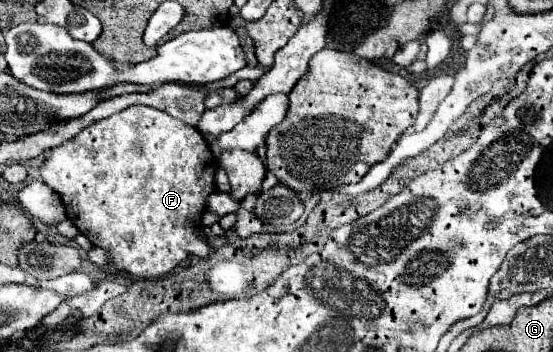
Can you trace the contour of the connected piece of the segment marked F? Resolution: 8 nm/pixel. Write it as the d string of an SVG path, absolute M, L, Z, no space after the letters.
M130 106L94 122L76 138L48 152L40 172L44 182L60 194L68 220L92 246L108 252L108 266L140 278L158 278L176 268L188 254L208 256L206 240L198 236L208 196L214 192L218 162L204 136L190 124L150 106Z

